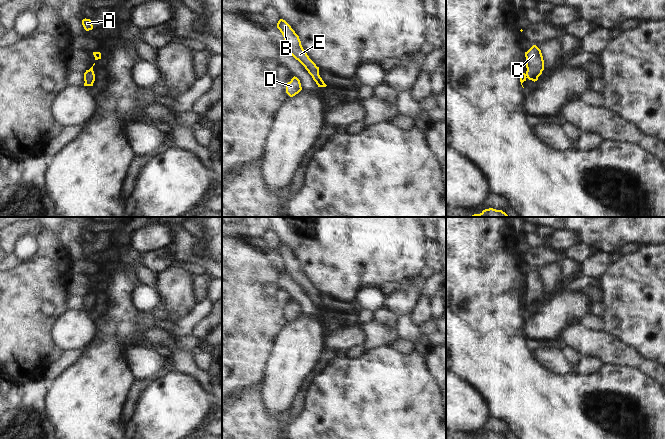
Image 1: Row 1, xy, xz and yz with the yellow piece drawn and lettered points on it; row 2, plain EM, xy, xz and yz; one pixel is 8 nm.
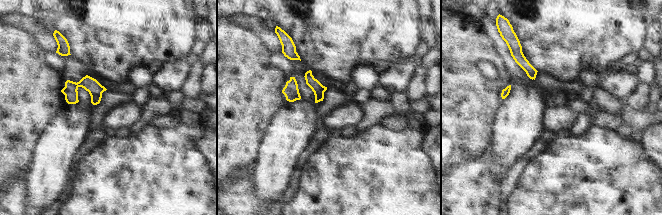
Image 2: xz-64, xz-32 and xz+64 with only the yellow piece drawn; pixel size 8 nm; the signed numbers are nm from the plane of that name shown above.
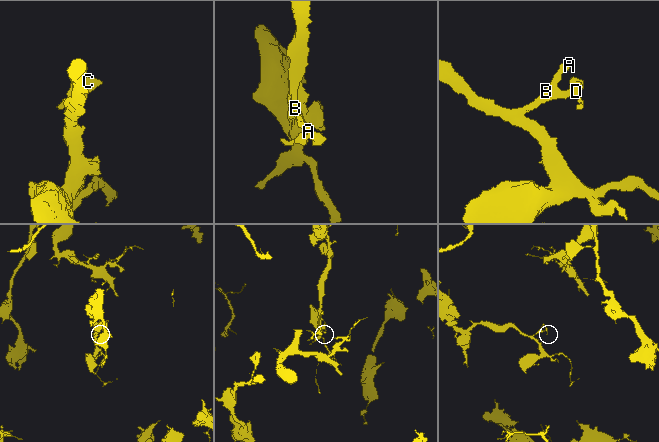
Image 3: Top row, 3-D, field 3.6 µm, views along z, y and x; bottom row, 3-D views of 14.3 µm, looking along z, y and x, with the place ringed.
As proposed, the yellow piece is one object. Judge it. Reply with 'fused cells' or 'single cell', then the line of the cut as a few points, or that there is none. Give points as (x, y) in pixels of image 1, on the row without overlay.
single cell; cut none

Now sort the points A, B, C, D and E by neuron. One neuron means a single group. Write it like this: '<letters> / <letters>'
A B C D E

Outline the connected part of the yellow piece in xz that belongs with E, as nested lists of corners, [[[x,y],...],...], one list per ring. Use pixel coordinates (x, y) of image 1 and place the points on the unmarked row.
[[[280,243],[277,247],[277,252],[282,257],[285,271],[289,274],[290,278],[305,291],[318,311],[326,311],[327,309],[319,299],[319,291],[309,282],[301,269],[299,260],[291,250],[285,244]]]

